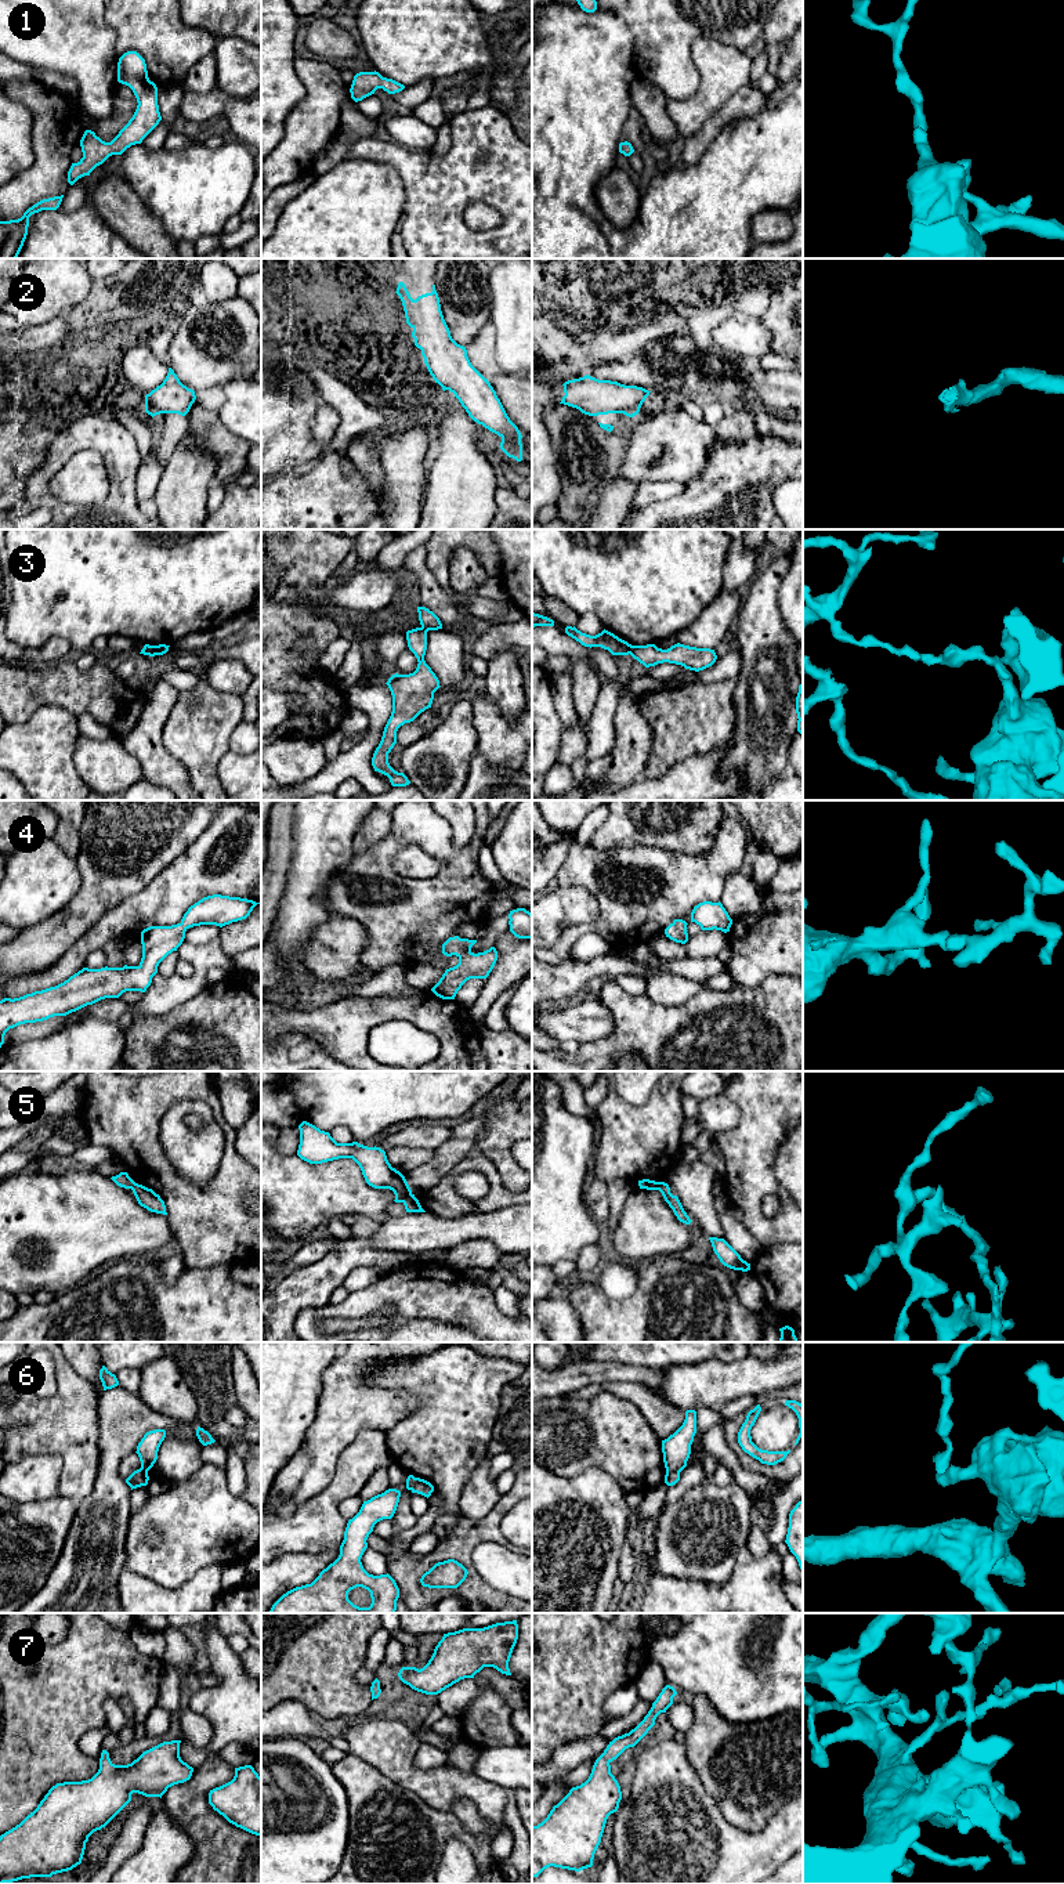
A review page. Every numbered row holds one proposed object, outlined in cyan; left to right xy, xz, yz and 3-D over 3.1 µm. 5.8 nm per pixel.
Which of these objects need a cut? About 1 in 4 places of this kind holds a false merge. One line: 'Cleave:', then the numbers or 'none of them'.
Cleave: 3, 5, 6

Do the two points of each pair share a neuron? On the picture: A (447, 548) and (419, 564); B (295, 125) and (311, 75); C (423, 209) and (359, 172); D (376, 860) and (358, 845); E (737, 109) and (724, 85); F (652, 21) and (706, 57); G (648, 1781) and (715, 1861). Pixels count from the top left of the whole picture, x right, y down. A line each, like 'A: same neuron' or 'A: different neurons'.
A: different neurons
B: same neuron
C: different neurons
D: different neurons
E: different neurons
F: different neurons
G: same neuron

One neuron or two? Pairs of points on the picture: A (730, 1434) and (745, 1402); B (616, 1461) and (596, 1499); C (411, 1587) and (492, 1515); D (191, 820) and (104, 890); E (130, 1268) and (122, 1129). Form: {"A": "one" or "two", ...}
{"A": "two", "B": "two", "C": "one", "D": "one", "E": "two"}

